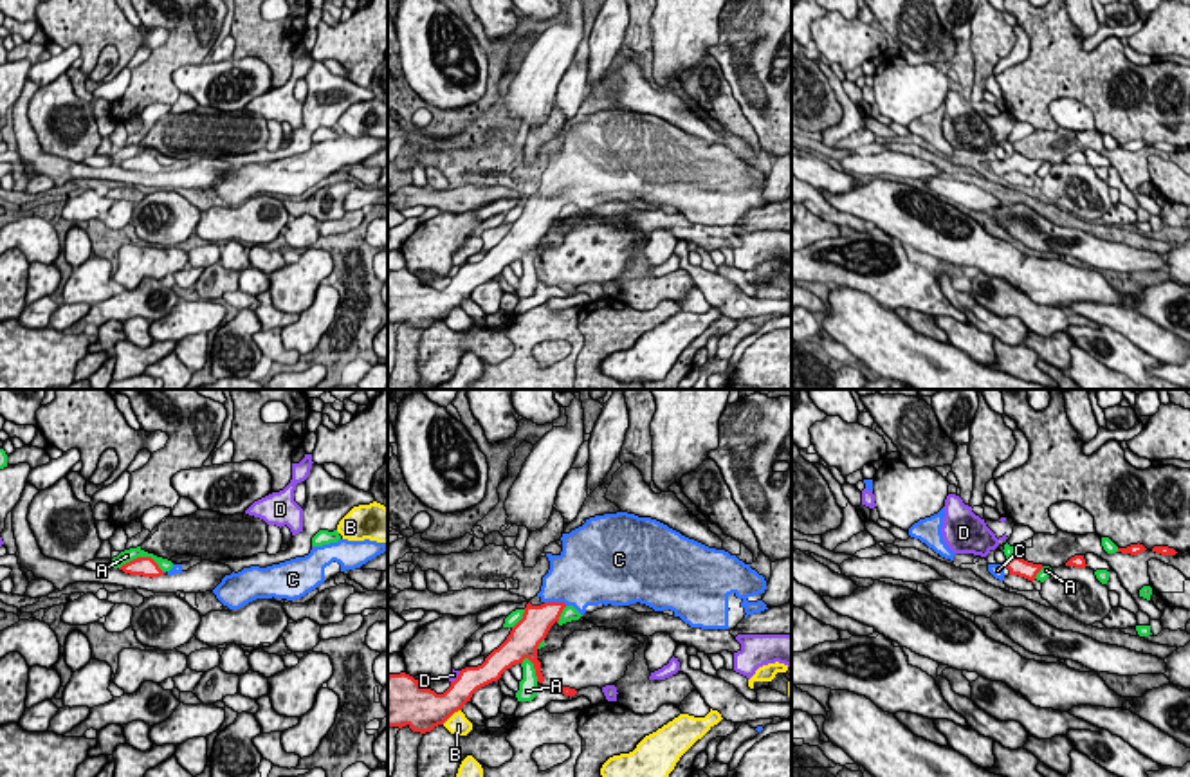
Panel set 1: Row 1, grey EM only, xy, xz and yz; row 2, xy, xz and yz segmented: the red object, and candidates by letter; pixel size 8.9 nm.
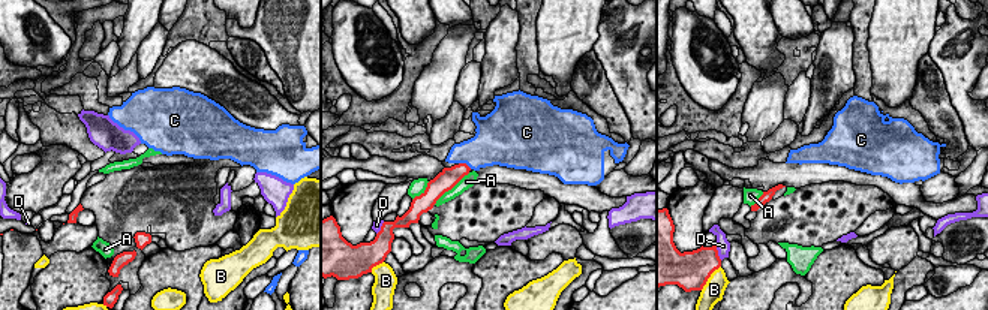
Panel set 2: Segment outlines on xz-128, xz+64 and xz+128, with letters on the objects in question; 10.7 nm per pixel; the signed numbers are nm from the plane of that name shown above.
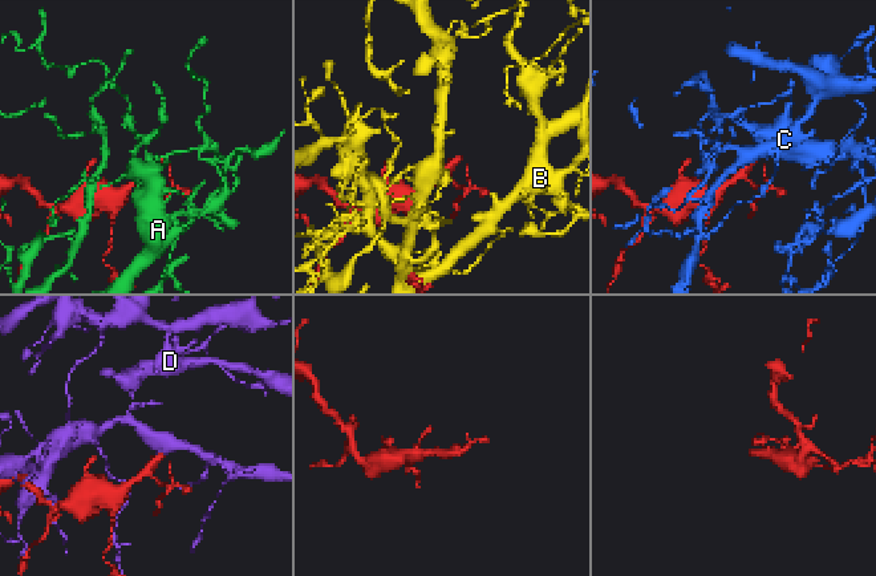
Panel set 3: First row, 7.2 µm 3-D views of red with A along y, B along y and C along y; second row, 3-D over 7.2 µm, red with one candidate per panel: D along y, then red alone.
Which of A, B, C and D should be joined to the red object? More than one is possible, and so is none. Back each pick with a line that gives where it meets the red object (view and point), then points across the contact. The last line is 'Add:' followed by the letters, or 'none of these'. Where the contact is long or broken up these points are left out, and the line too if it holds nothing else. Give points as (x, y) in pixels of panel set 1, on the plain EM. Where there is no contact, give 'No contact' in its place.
C: Touches red at xz (556, 199). Path across: xz (536, 219), (556, 199), (556, 190), (570, 175)
Add: C

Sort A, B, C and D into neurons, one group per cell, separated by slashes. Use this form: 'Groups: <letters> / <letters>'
Groups: A / B / C / D

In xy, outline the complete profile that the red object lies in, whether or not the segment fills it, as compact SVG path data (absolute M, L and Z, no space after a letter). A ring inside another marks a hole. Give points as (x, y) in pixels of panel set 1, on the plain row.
M137 153L123 160L119 166L130 171L142 171L151 175L164 171L164 168L159 164L159 160L151 153Z

